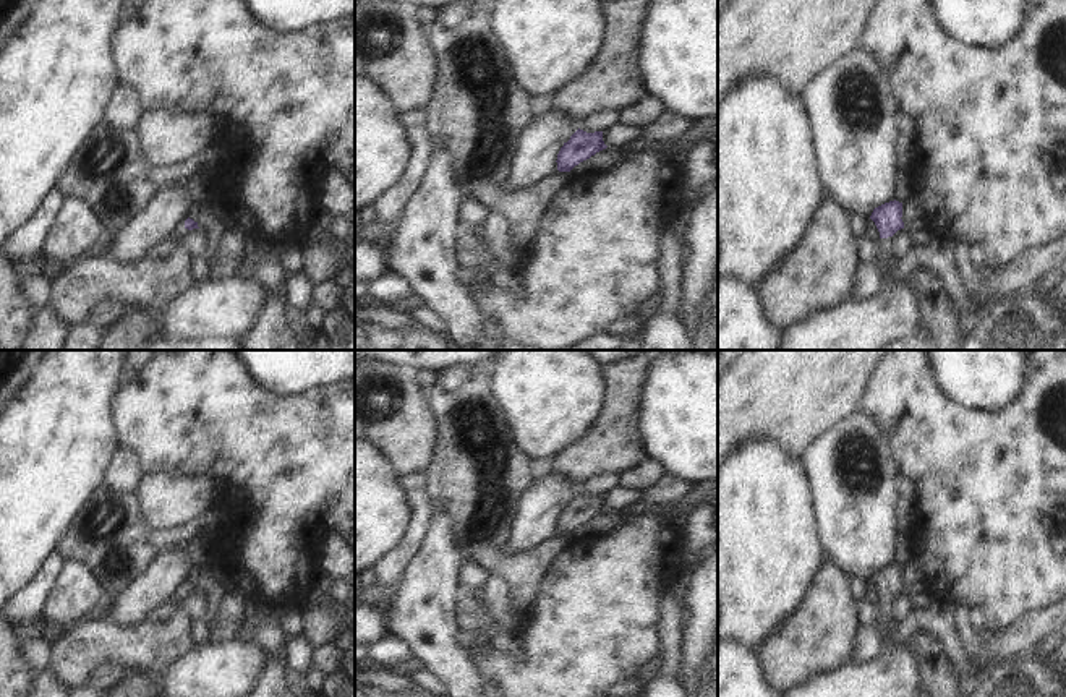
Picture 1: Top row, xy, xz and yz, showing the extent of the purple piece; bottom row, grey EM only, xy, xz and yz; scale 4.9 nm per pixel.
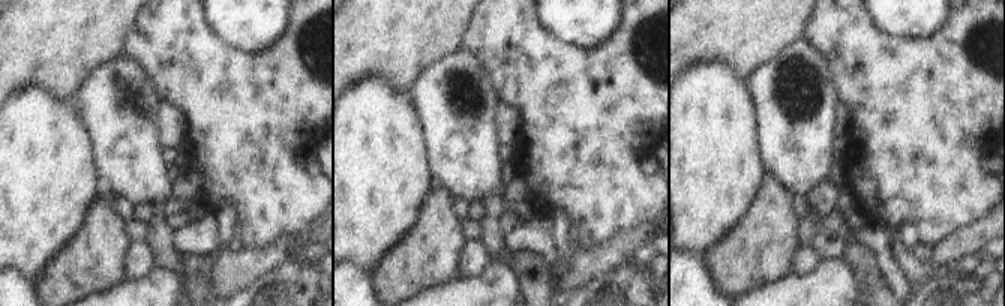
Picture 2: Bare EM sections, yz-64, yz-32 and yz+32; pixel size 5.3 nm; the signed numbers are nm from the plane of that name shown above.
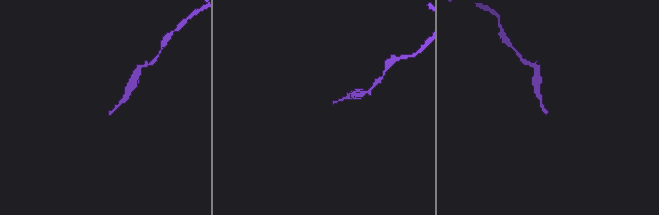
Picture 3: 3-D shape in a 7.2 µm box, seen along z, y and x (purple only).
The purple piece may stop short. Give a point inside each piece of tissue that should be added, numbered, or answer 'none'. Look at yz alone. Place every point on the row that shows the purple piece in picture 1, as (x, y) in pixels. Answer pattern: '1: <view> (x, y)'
1: yz (885, 243)

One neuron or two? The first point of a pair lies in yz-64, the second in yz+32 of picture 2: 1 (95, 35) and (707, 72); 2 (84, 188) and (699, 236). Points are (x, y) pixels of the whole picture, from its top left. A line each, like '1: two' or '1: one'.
1: two
2: one

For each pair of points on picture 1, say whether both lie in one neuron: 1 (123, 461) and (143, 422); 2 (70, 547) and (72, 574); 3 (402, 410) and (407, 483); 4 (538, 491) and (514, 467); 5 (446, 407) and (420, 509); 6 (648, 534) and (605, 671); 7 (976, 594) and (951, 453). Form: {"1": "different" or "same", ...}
{"1": "different", "2": "different", "3": "different", "4": "different", "5": "different", "6": "same", "7": "same"}

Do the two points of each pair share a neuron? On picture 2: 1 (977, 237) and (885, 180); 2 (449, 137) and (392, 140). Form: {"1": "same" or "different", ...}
{"1": "different", "2": "different"}

